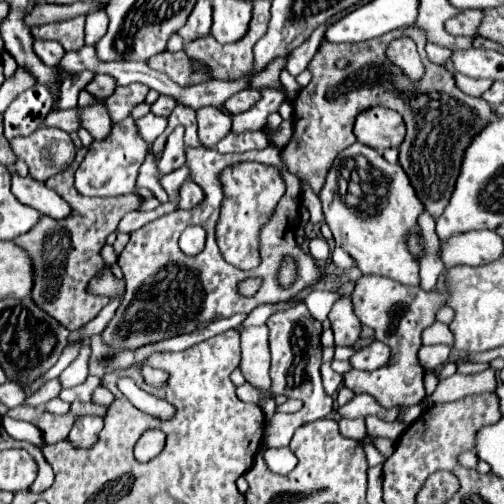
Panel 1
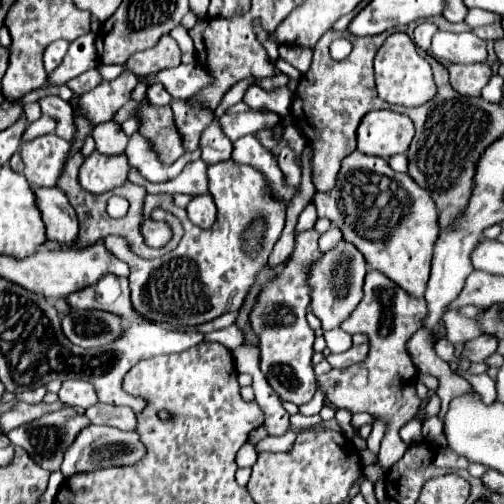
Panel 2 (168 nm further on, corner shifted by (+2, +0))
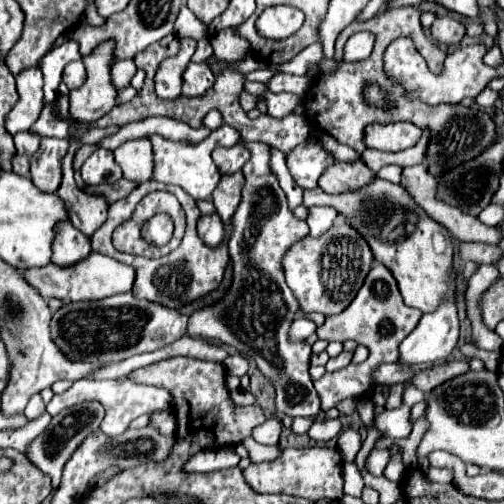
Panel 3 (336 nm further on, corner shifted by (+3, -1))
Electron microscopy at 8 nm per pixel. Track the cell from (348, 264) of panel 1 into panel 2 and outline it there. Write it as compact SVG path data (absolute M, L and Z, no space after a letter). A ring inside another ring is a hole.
M332 226L330 230L326 230L322 236L320 236L320 252L328 252L330 248L334 248L342 238L342 232L338 232L336 226Z

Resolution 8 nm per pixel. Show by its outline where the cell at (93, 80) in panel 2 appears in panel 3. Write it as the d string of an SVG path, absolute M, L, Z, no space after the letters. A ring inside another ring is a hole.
M73 61L65 67L65 73L63 73L63 83L67 85L67 89L79 89L83 83L85 83L85 65L83 61Z

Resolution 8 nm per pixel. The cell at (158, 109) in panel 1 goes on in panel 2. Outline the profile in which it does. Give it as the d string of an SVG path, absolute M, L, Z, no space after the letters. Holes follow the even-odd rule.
M152 84L148 88L148 94L146 96L148 96L150 104L154 104L154 106L166 106L172 100L172 96L168 94L168 90L162 84Z

